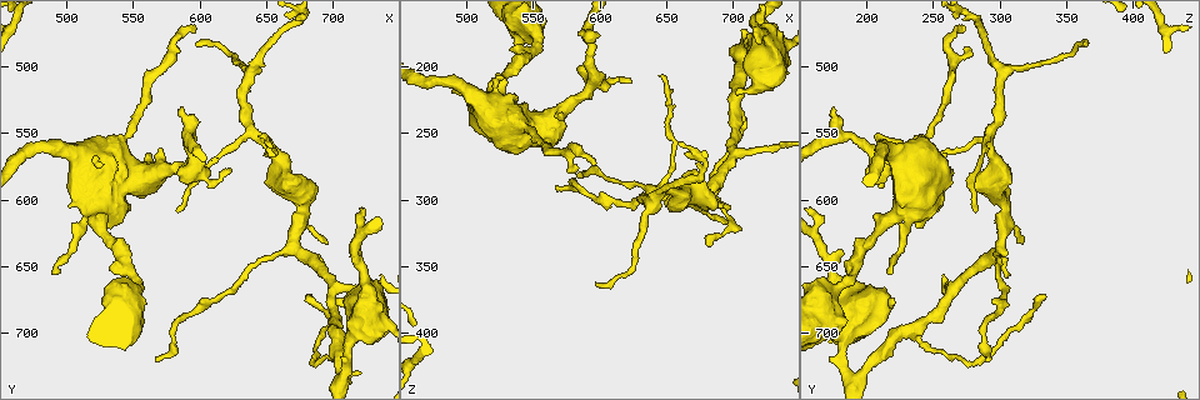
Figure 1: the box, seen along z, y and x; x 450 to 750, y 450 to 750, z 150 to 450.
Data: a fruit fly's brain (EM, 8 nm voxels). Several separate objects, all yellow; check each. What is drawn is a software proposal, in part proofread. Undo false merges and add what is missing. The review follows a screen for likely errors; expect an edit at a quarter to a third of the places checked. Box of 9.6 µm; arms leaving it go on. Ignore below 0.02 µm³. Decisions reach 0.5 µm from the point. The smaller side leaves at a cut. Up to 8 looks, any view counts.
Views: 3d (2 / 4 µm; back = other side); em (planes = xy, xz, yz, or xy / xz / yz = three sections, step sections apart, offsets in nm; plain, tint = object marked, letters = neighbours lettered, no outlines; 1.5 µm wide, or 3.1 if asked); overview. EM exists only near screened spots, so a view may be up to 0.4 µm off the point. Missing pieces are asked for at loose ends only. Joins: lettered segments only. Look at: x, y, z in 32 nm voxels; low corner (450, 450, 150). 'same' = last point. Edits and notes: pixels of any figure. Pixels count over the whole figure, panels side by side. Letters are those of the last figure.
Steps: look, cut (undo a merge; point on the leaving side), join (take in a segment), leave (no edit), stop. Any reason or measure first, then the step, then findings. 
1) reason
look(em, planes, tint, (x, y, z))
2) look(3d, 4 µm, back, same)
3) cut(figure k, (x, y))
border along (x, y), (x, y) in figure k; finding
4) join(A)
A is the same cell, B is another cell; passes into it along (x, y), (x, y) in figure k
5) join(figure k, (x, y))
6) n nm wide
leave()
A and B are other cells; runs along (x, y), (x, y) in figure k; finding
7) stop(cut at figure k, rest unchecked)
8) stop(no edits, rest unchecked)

free end
look(3d, 4 µm, back, (700, 676, 218))

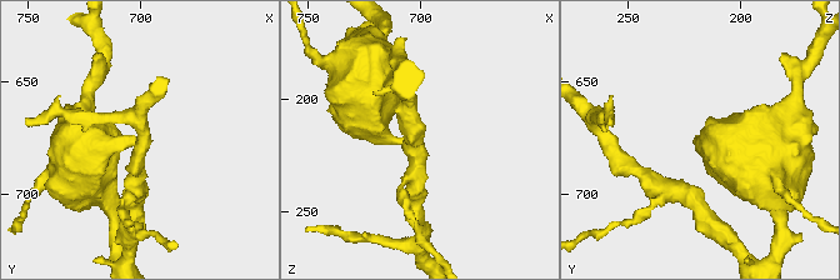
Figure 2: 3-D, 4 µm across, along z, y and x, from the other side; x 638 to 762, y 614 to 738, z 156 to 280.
look(em, planes, plain, (702, 675, 219))

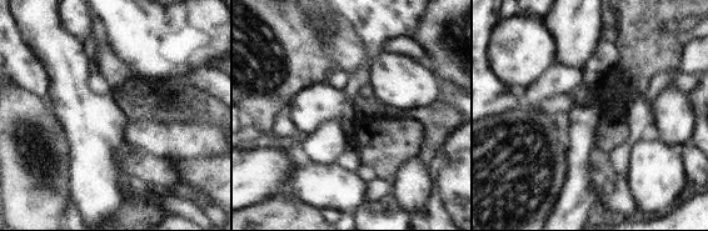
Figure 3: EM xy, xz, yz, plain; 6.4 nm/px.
what lies round it
look(em, planes, letters, same)

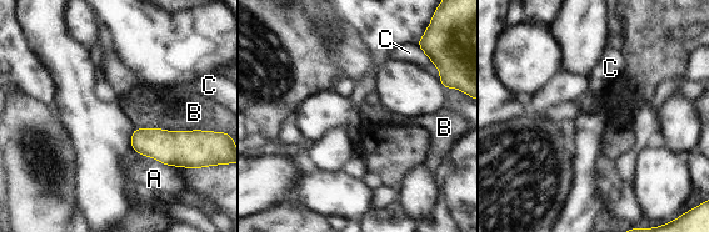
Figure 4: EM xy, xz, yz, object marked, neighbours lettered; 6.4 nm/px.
leave()
A, B and C are other cells; border along (141, 155), (148, 155), (176, 167) in figure 4; none of them fits

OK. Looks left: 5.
tapers out
look(em, yz, step 8, letters, (622, 578, 214))

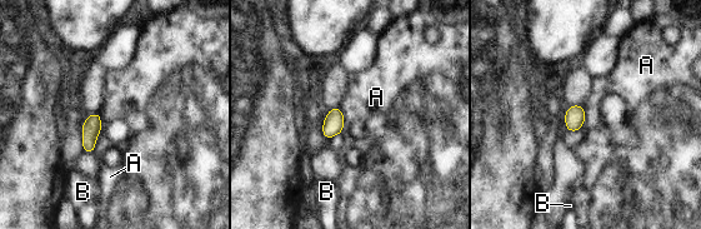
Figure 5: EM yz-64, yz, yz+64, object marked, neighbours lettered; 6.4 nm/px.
leave()
A and B are other cells; border along (100, 114), (101, 132), (93, 152) in figure 5; none of them fits

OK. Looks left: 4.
branch stops here
look(3d, 4 µm, (584, 610, 280))

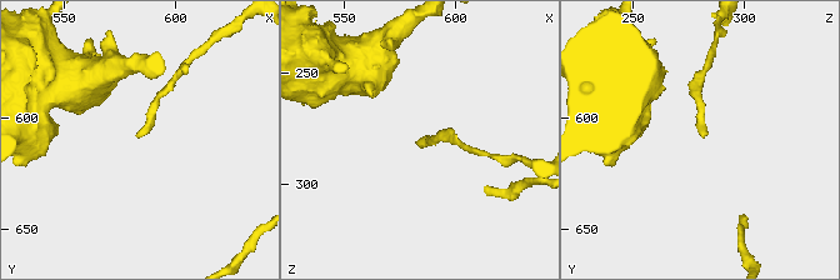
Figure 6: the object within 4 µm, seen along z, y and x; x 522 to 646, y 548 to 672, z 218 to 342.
look(em, planes, tint, (582, 609, 282))

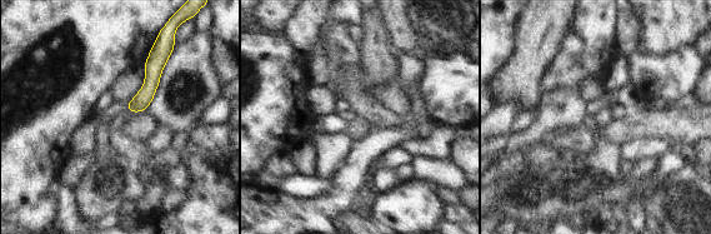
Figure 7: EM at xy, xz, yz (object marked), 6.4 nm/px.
see the neighbours
look(em, planes, letters, same)

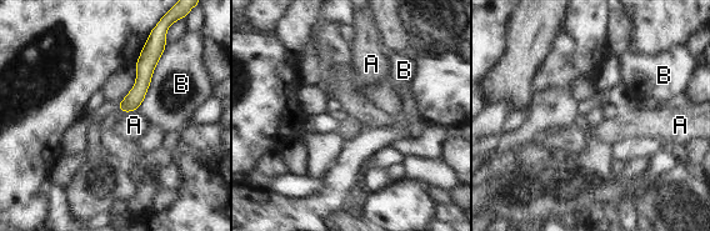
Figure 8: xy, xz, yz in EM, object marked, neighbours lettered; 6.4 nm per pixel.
90 nm wide
leave()
A and B are other cells; runs along (144, 53), (141, 86), (123, 108) in figure 8; no lettered segment goes on from it

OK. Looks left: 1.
stop(no edits, rest unchecked)

